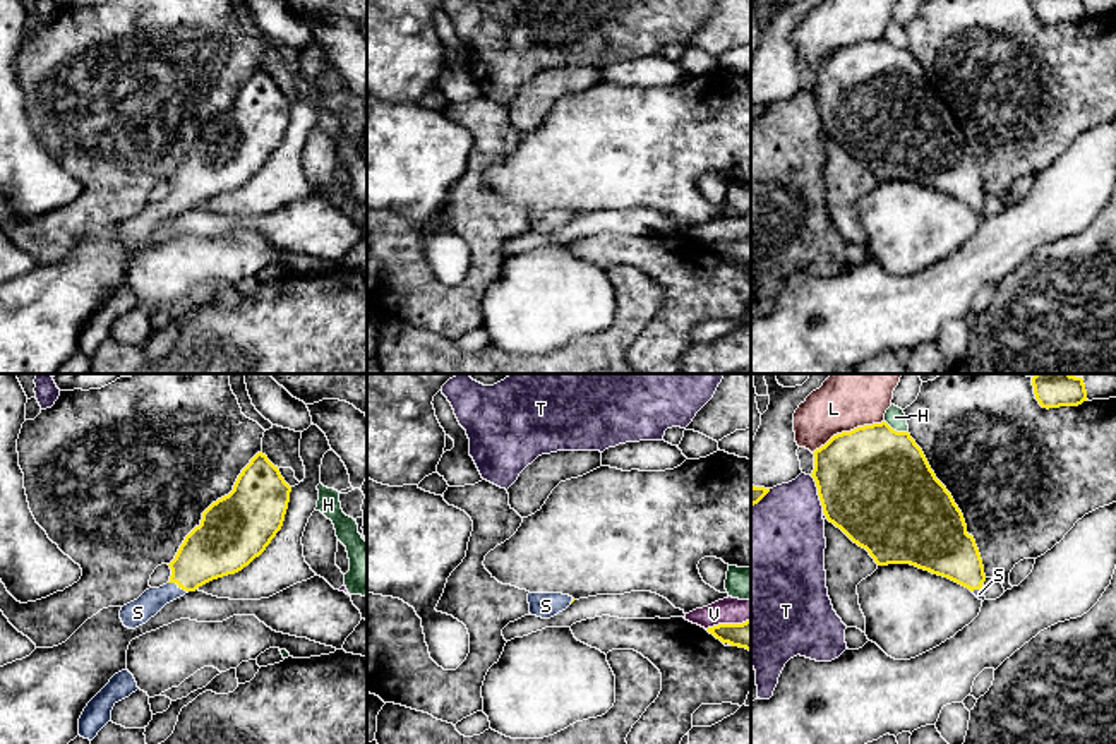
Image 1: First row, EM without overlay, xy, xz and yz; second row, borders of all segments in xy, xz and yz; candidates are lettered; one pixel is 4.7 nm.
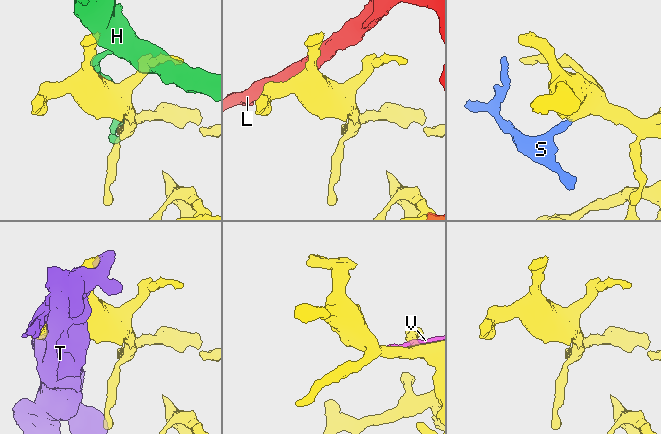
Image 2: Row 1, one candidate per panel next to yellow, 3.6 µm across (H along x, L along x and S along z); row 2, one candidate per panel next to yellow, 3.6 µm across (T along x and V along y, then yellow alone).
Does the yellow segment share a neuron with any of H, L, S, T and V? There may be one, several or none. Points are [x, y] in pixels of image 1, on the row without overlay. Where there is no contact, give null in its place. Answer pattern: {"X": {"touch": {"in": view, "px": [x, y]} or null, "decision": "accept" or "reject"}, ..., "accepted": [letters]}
{"H": {"touch": {"in": "yz", "px": [895, 47]}, "decision": "reject"}, "L": {"touch": {"in": "yz", "px": [847, 48]}, "decision": "reject"}, "S": {"touch": {"in": "xy", "px": [179, 203]}, "decision": "accept"}, "T": {"touch": {"in": "yz", "px": [818, 110]}, "decision": "reject"}, "V": {"touch": {"in": "xz", "px": [727, 240]}, "decision": "reject"}, "accepted": ["S"]}

